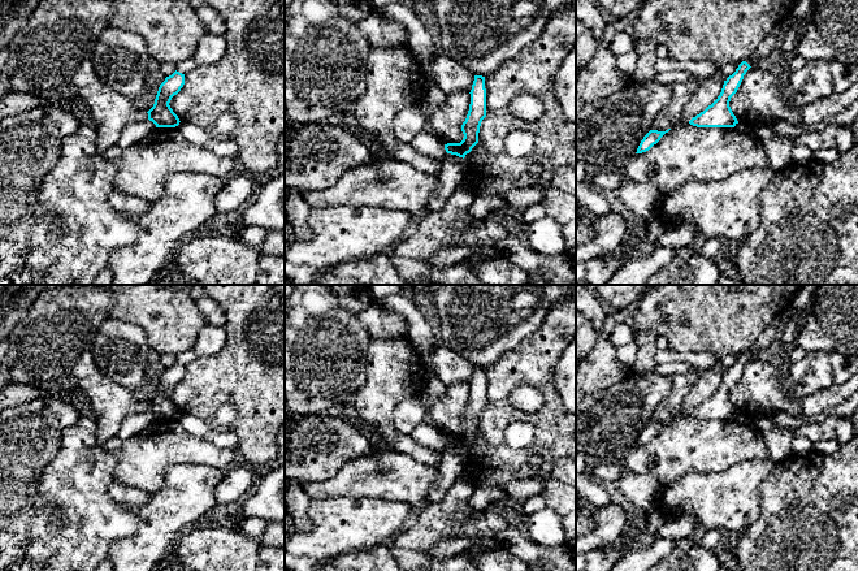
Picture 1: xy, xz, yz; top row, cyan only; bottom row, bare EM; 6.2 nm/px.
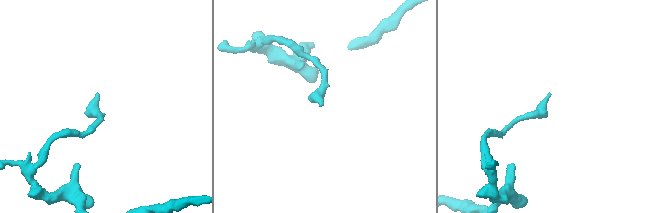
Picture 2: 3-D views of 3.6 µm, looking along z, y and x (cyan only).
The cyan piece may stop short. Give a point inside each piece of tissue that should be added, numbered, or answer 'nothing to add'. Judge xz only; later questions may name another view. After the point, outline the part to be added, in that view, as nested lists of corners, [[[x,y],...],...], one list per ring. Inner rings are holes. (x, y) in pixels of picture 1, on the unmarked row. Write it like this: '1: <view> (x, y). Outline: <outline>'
nothing to add

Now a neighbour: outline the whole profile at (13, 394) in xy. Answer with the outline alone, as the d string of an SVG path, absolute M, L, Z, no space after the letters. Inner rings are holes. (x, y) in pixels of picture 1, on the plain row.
M9 384L0 388L0 411L8 407L20 406L39 397L62 394L64 392L60 388L47 390L44 388L31 386L26 384Z

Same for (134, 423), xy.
M150 411L131 414L124 419L122 425L121 425L117 436L122 441L125 441L129 437L142 432L144 428L147 428L155 420L156 420L156 416Z

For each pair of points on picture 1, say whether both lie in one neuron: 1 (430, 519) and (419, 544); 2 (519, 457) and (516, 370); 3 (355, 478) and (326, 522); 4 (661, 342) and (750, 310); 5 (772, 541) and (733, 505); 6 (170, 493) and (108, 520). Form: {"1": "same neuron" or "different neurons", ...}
{"1": "same neuron", "2": "same neuron", "3": "different neurons", "4": "different neurons", "5": "different neurons", "6": "different neurons"}

